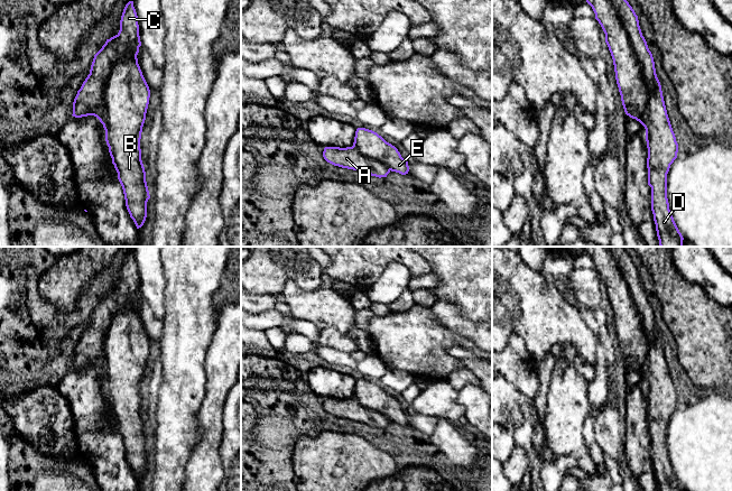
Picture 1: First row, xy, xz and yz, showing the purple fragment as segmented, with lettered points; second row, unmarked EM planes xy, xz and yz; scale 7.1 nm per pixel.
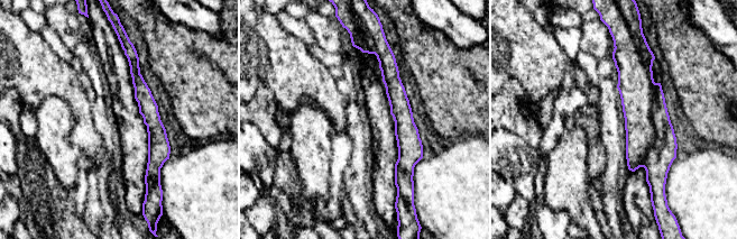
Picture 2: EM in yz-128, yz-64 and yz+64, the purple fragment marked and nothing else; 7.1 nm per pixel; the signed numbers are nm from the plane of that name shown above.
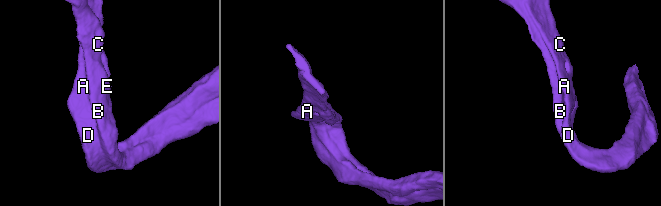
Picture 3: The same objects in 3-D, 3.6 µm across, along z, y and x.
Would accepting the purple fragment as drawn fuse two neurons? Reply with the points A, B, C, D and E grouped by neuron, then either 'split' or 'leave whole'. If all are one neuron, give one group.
A C D / B E; split

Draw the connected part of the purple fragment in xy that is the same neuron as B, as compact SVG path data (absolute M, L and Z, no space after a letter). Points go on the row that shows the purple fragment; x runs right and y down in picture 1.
M124 55L112 66L104 89L105 141L137 229L146 221L150 198L140 149L149 98L138 62Z

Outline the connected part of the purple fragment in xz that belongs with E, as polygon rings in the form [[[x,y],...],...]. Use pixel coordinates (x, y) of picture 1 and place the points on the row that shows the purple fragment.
[[[358,128],[353,147],[363,156],[381,161],[391,172],[401,175],[406,175],[409,172],[408,161],[401,157],[398,149],[372,130]]]

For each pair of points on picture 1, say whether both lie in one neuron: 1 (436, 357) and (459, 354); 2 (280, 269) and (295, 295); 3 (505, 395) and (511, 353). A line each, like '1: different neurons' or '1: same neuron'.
1: different neurons
2: different neurons
3: different neurons

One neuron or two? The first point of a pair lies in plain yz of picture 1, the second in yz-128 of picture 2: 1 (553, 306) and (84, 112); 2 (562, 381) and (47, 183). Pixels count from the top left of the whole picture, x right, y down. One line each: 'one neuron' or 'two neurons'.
1: one neuron
2: two neurons

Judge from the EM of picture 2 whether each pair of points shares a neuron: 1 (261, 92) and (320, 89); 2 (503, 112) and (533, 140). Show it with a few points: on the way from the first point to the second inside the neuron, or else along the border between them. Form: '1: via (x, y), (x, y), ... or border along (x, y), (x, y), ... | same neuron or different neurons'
1: border along (259, 84), (272, 92), (279, 107) | different neurons
2: via (510, 116), (527, 132) | same neuron

